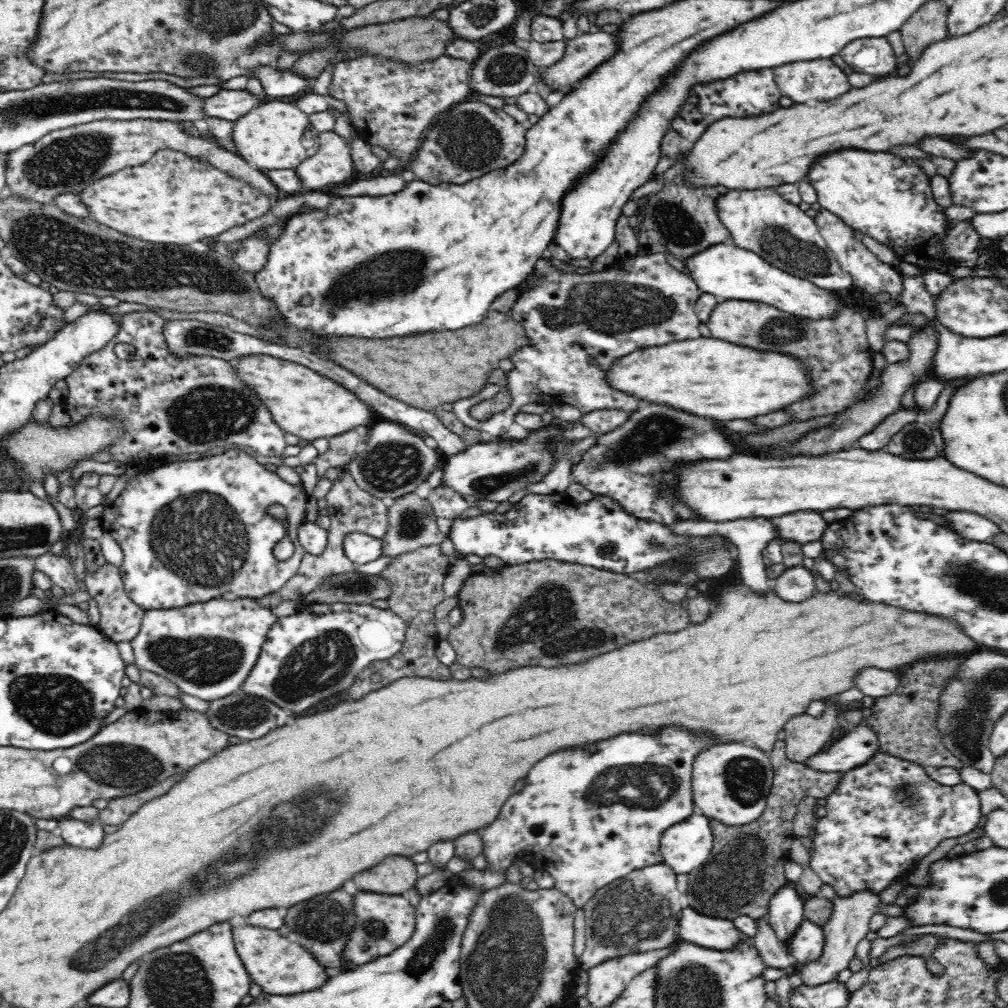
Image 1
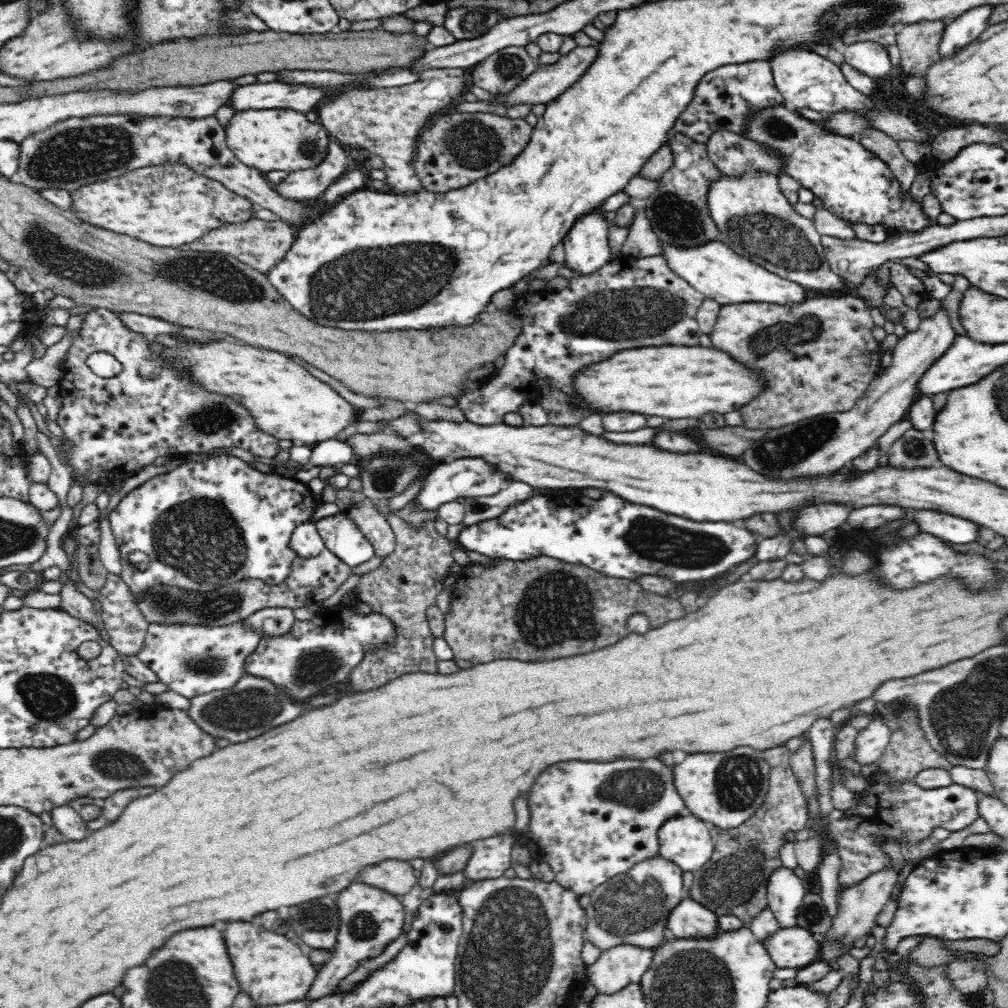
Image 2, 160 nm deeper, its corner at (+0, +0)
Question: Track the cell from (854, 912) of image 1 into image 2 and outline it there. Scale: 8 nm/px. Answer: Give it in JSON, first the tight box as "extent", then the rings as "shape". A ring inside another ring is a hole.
{"extent":[820,862,900,961],"shape":[[[890,862],[886,868],[870,874],[868,878],[864,878],[861,882],[848,888],[846,892],[842,892],[836,918],[833,920],[830,930],[820,940],[820,960],[835,961],[838,956],[844,954],[842,949],[836,949],[838,946],[850,946],[856,938],[866,936],[870,932],[870,928],[874,926],[876,915],[882,912],[882,908],[890,900],[894,886],[899,881],[899,874],[900,869],[896,869]]]}

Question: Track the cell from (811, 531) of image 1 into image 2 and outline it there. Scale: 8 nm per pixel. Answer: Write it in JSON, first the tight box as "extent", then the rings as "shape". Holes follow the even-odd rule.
{"extent":[791,502,858,536],"shape":[[[820,502],[806,507],[791,527],[805,532],[807,536],[820,536],[832,529],[840,529],[858,506],[841,502]]]}

